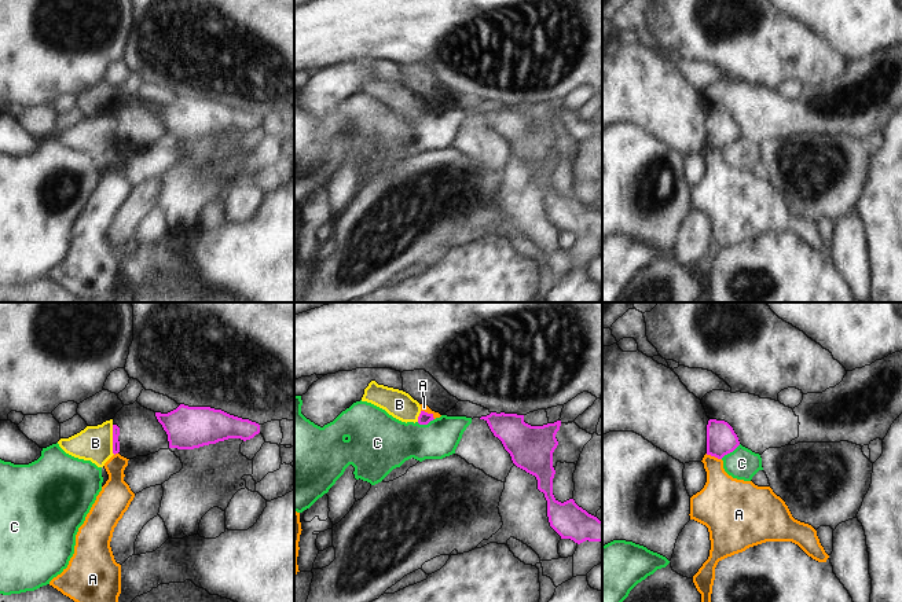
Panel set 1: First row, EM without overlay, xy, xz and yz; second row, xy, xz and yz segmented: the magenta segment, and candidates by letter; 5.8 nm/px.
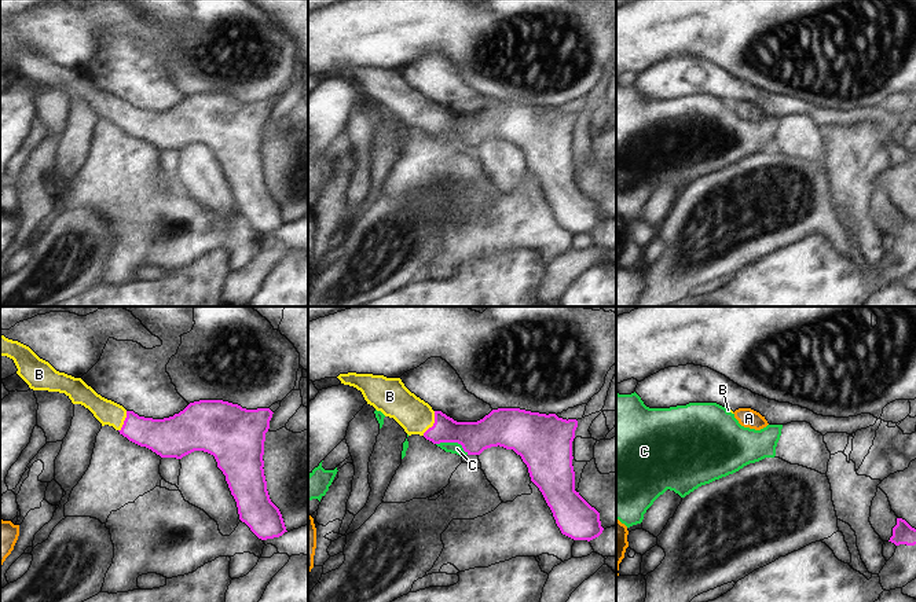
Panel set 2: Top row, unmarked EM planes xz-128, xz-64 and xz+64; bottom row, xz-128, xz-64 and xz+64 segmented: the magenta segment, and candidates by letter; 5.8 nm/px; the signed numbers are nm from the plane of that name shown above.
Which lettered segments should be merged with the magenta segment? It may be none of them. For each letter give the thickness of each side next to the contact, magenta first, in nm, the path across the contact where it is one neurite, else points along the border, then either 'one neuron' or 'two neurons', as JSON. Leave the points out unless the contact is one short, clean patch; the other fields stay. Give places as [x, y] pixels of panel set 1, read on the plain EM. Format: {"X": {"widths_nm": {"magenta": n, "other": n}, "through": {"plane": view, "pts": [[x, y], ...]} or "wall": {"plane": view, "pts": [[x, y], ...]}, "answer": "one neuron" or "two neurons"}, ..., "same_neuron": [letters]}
{"A": {"widths_nm": {"magenta": 70, "other": 40}, "wall": {"plane": "xz", "pts": [[421, 102], [435, 110]]}, "answer": "two neurons"}, "B": {"widths_nm": {"magenta": 50, "other": 200}, "through": {"plane": "xy", "pts": [[116, 123], [113, 132], [95, 135]]}, "answer": "one neuron"}, "C": {"widths_nm": {"magenta": 180, "other": 180}, "wall": {"plane": "yz", "pts": [[740, 136], [721, 150]]}, "answer": "two neurons"}, "same_neuron": ["B"]}

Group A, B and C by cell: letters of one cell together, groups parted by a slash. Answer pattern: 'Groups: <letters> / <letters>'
Groups: A / B / C.

